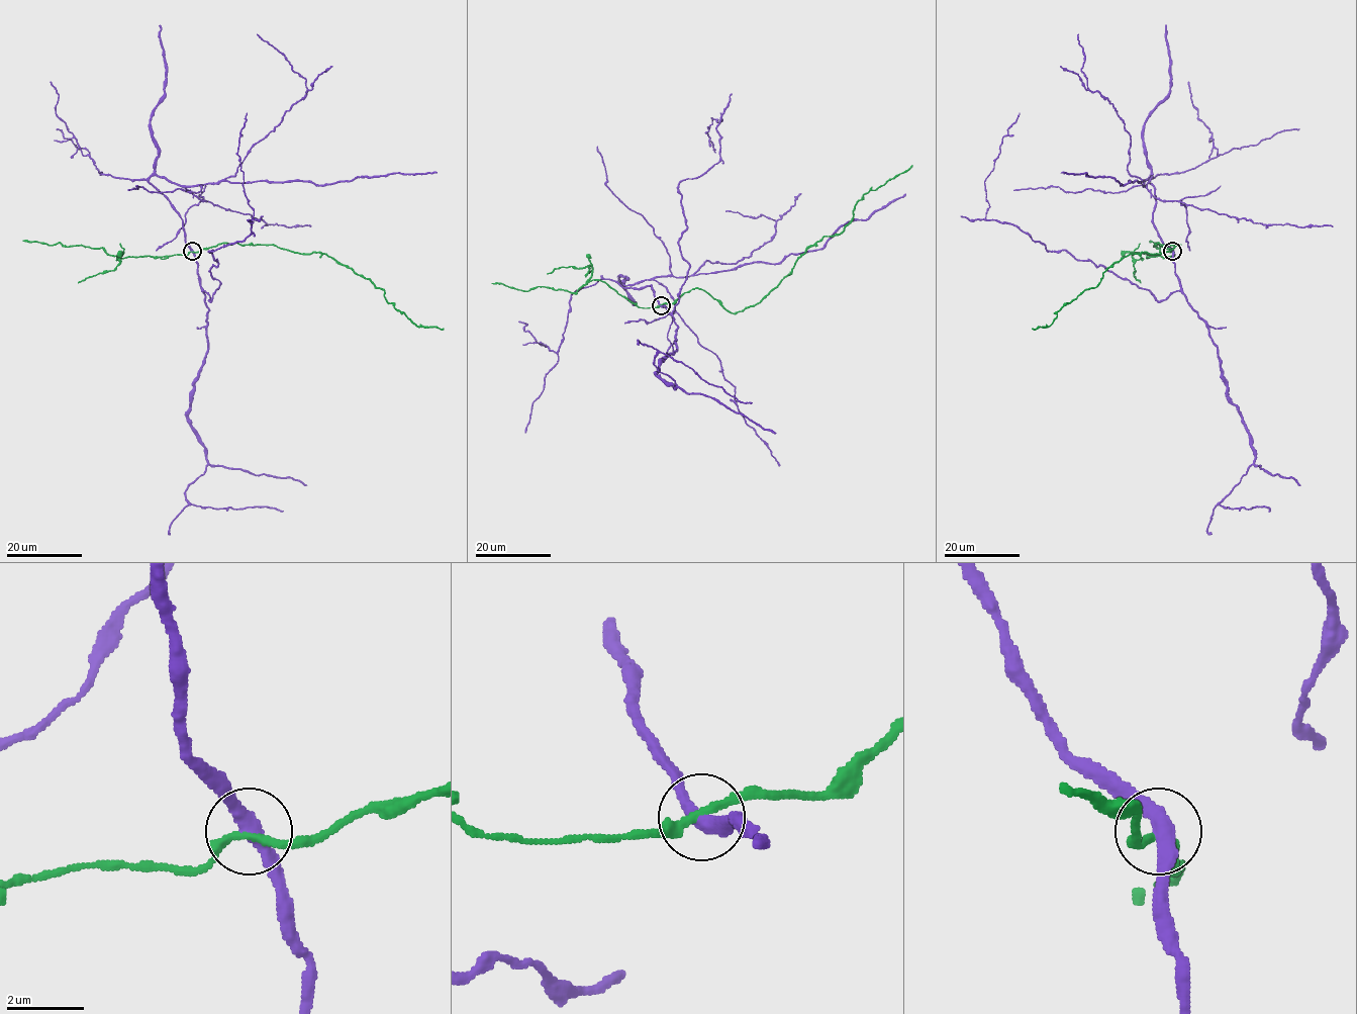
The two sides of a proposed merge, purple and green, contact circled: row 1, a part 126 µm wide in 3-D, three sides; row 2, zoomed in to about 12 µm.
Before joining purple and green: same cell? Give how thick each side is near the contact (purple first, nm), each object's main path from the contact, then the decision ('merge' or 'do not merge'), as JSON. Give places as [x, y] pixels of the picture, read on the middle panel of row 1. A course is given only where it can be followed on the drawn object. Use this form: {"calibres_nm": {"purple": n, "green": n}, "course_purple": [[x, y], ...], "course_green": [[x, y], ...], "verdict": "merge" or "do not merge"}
{"calibres_nm": {"purple": 400, "green": 200}, "course_purple": [[660, 305], [670, 313], [689, 269], [678, 184], [719, 161], [722, 119], [711, 117], [715, 152]], "course_green": [[660, 305], [701, 288], [733, 313], [753, 306], [809, 247], [839, 235], [870, 190], [911, 165]], "verdict": "do not merge"}

